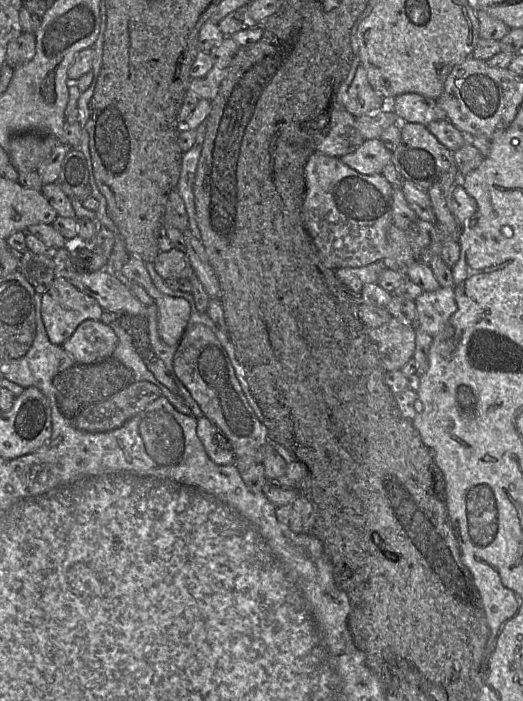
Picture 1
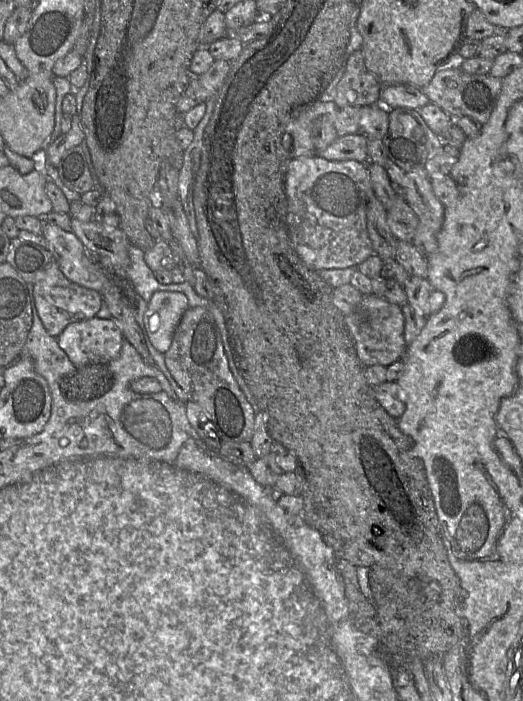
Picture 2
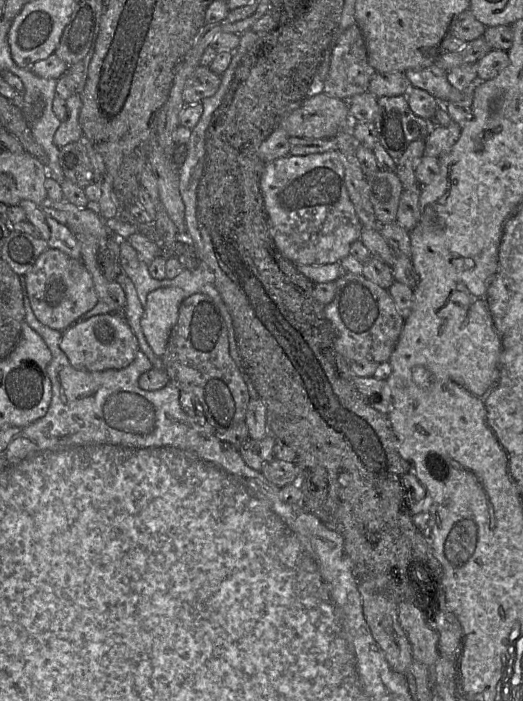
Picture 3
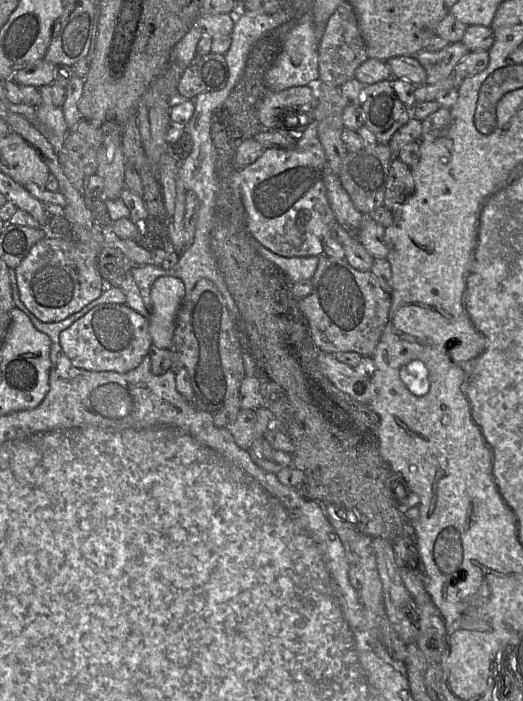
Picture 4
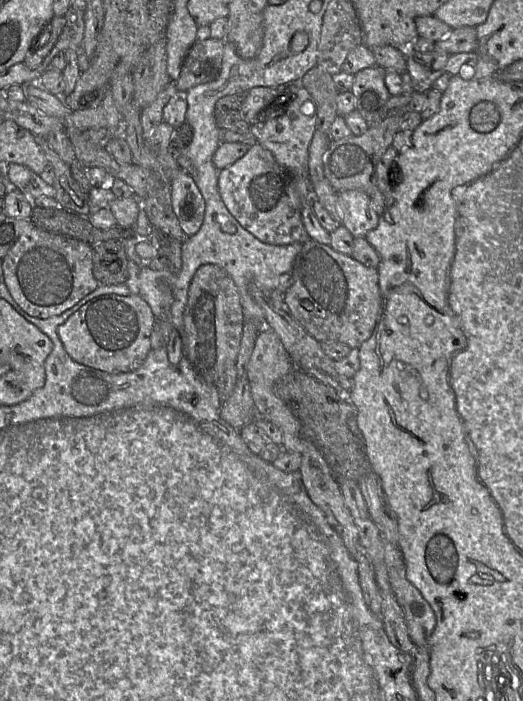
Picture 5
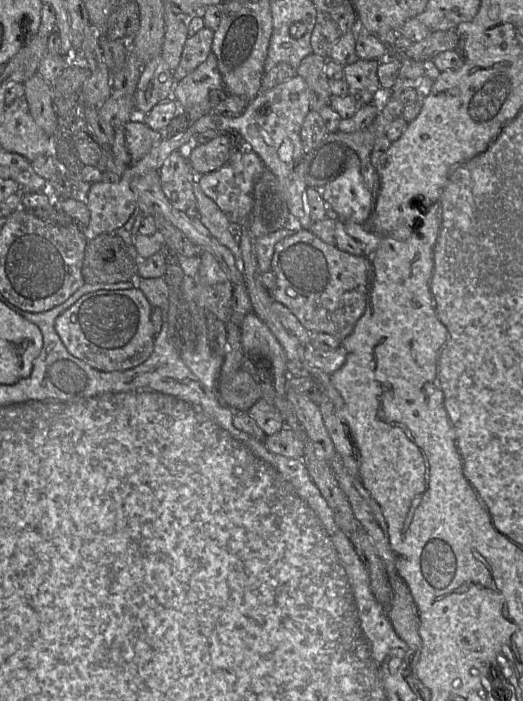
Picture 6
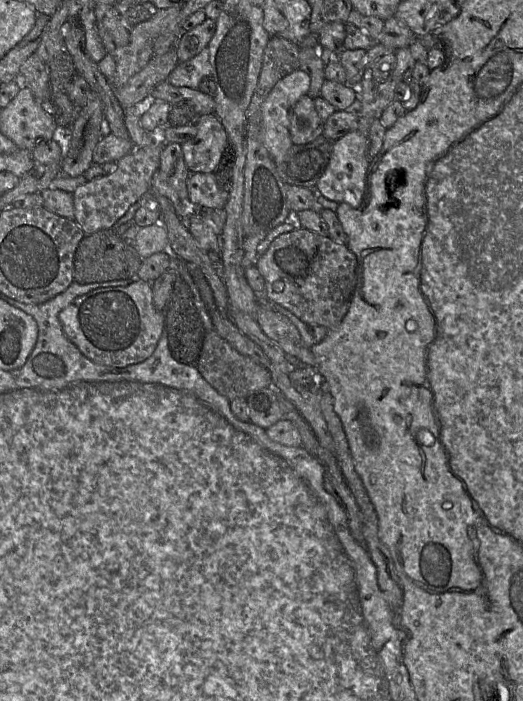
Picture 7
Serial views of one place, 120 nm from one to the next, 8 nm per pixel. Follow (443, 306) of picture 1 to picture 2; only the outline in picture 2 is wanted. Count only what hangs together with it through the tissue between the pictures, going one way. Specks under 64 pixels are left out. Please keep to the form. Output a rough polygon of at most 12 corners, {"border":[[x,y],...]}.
{"border":[[411,276],[408,303],[426,318],[438,312],[445,295],[426,278]]}

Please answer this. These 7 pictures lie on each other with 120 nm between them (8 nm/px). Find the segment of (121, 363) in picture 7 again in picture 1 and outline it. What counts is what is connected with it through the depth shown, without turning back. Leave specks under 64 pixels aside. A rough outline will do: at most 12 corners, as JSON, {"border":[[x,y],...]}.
{"border":[[85,320],[61,346],[76,364],[110,357],[118,337]]}

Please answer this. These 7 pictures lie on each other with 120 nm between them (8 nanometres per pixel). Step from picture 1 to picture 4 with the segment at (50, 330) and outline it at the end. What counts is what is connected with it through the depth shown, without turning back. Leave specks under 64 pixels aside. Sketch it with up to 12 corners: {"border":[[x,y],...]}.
{"border":[[44,237],[14,269],[20,299],[59,322],[104,291],[97,251]]}

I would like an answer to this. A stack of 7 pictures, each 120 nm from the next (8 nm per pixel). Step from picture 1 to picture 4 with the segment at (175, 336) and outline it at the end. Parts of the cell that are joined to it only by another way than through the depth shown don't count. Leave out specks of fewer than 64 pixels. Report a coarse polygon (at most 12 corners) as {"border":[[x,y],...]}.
{"border":[[159,277],[151,286],[152,344],[170,348],[184,302],[183,282]]}

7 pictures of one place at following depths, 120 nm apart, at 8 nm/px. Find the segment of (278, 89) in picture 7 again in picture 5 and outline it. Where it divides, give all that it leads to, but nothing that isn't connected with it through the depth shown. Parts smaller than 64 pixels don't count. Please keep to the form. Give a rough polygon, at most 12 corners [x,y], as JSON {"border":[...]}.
{"border":[[302,80],[250,125],[258,144],[293,174],[309,237],[330,245],[313,211],[309,145],[317,103]]}

